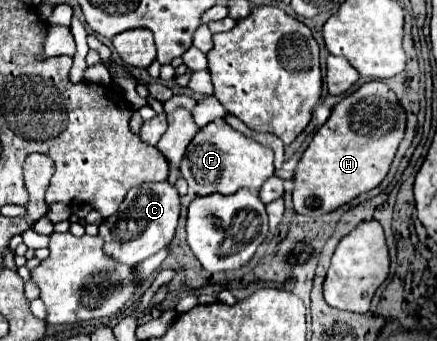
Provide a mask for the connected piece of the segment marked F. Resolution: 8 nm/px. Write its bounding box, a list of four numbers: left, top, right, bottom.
[181,120,273,196]

